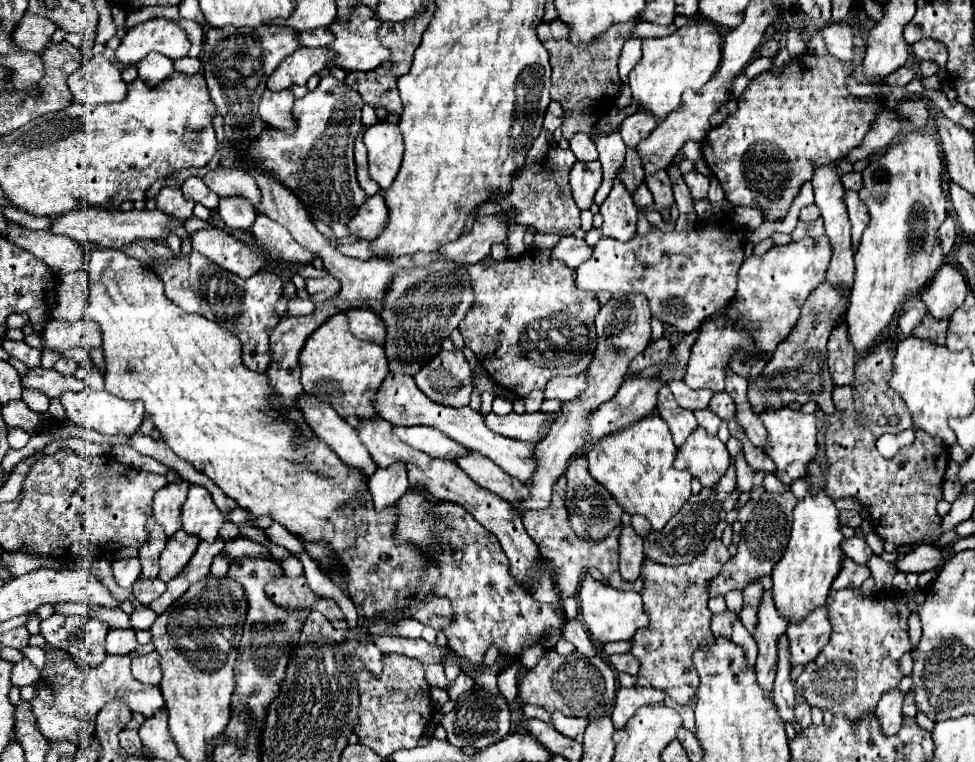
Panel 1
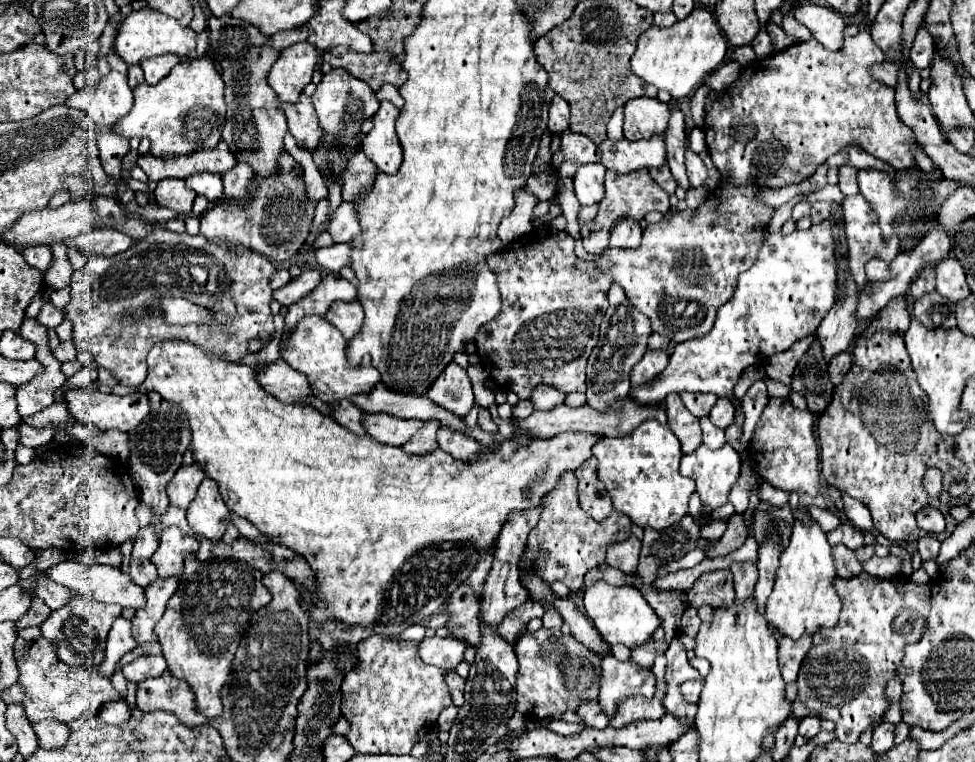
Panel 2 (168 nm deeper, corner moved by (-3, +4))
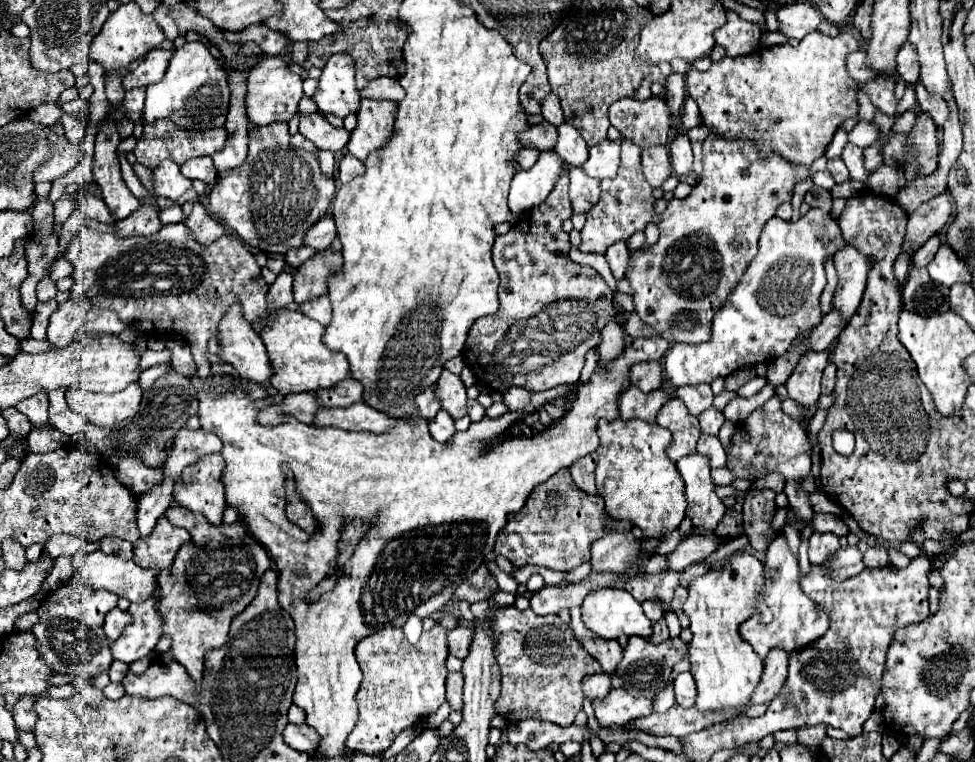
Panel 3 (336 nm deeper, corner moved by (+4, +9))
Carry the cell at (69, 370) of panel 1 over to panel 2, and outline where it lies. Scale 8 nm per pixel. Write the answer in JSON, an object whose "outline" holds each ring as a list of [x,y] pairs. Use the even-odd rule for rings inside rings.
{"outline":[[[73,339],[59,343],[59,345],[57,345],[57,349],[53,351],[53,355],[55,355],[55,357],[61,361],[61,363],[63,363],[63,361],[73,361],[73,359],[75,359],[75,355],[77,355]]]}

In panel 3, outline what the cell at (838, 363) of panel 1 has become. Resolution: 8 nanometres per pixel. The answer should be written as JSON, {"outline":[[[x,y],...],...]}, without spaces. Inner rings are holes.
{"outline":[[[830,362],[822,376],[822,394],[832,394],[834,386],[836,386],[836,366]]]}

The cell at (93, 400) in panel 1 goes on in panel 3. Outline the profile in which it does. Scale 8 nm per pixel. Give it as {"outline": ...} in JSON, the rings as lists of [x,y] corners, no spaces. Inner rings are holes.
{"outline":[[[138,384],[126,386],[116,394],[94,394],[84,390],[66,390],[68,406],[86,422],[96,426],[114,426],[120,420],[132,418],[140,410],[142,390]]]}

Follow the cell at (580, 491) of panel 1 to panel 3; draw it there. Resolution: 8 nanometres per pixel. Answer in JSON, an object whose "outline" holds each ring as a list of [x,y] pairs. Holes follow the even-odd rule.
{"outline":[[[588,454],[588,456],[576,460],[576,462],[570,466],[570,474],[572,474],[572,480],[576,482],[576,486],[578,486],[580,490],[584,490],[586,494],[590,494],[590,496],[596,494],[594,468],[596,468],[596,454]]]}

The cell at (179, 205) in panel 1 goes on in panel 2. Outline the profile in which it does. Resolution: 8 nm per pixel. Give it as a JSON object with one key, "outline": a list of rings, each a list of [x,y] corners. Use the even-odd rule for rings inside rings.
{"outline":[[[163,179],[157,183],[157,189],[153,193],[155,193],[155,201],[161,207],[167,207],[181,215],[191,215],[193,199],[197,197],[195,191],[185,187],[183,179]]]}

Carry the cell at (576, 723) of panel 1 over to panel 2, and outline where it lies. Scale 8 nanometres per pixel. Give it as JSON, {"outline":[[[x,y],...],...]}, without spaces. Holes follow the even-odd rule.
{"outline":[[[583,701],[577,709],[577,713],[583,717],[583,723],[595,729],[603,729],[609,725],[609,717],[605,709],[601,709],[599,701]]]}

